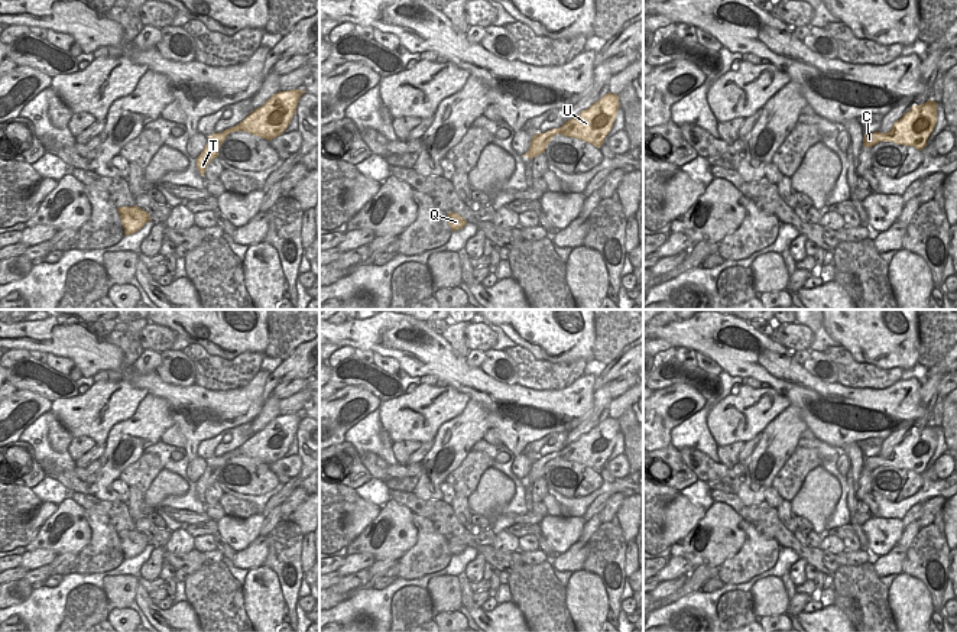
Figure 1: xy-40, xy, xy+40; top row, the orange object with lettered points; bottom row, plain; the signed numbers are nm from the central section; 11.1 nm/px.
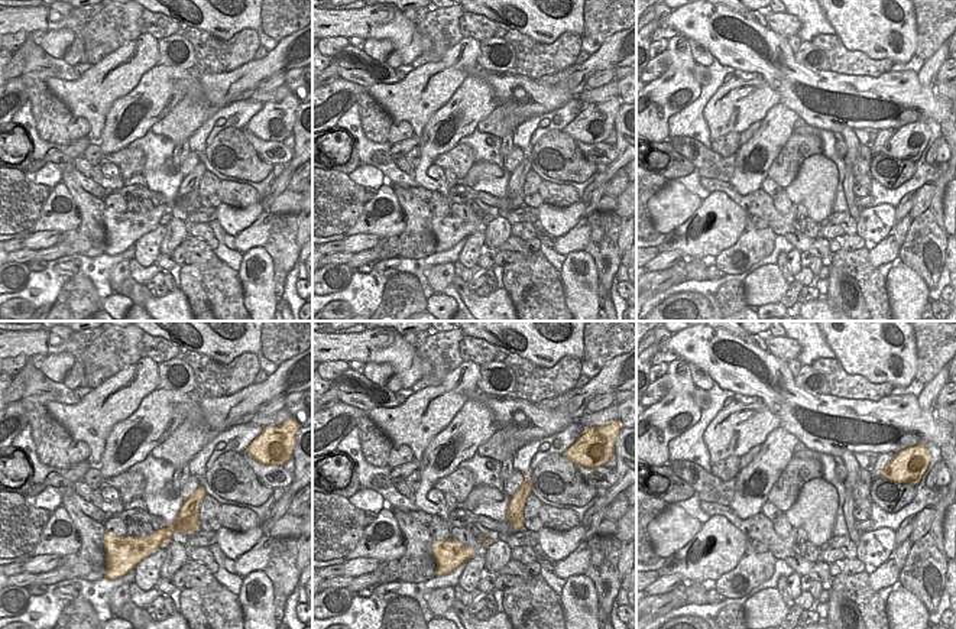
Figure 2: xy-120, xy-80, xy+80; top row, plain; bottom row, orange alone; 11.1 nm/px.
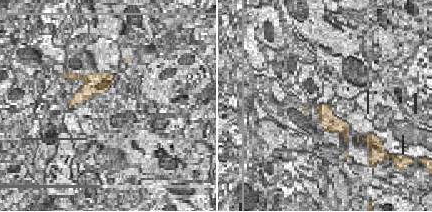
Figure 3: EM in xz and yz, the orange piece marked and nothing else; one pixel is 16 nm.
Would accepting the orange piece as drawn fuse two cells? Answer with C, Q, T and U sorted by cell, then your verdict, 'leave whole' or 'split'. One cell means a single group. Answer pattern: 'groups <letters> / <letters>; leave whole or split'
groups C Q T U; leave whole

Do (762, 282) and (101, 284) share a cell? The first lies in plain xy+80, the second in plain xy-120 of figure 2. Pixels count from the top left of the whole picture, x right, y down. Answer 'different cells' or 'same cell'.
different cells

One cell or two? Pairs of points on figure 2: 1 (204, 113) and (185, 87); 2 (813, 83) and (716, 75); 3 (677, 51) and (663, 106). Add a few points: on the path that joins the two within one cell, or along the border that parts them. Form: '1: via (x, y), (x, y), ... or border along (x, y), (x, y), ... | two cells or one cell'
1: border along (181, 99), (187, 97), (194, 103), (217, 109) | two cells
2: border along (715, 58), (733, 70) | two cells
3: via (677, 64), (677, 86), (670, 93) | one cell

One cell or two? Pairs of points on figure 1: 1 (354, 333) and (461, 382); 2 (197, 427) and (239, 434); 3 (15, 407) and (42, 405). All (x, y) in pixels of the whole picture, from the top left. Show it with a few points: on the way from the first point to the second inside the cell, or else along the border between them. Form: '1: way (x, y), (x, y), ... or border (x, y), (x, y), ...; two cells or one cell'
1: way (380, 333), (435, 356); one cell
2: border (229, 428), (232, 430); two cells
3: way (22, 402), (35, 404); one cell

